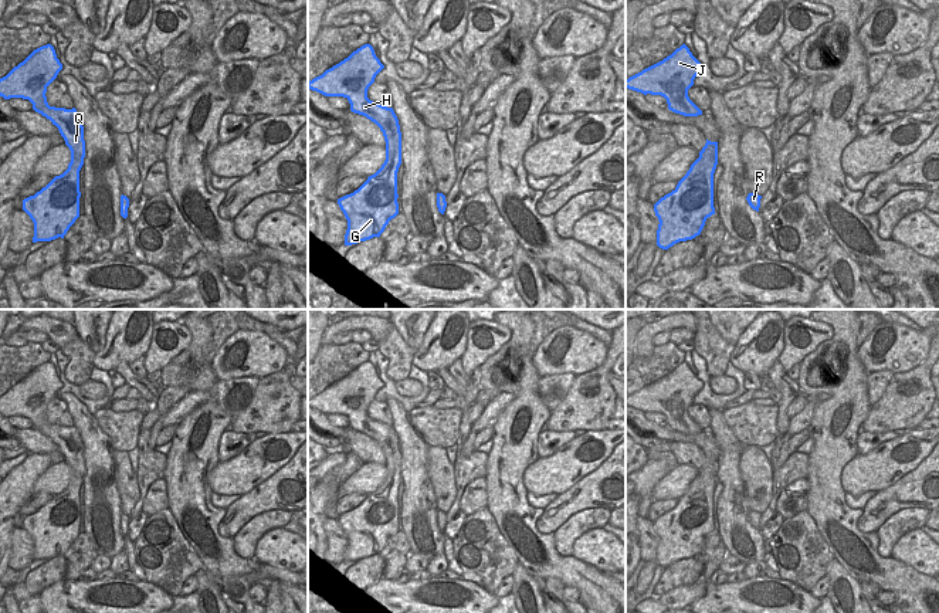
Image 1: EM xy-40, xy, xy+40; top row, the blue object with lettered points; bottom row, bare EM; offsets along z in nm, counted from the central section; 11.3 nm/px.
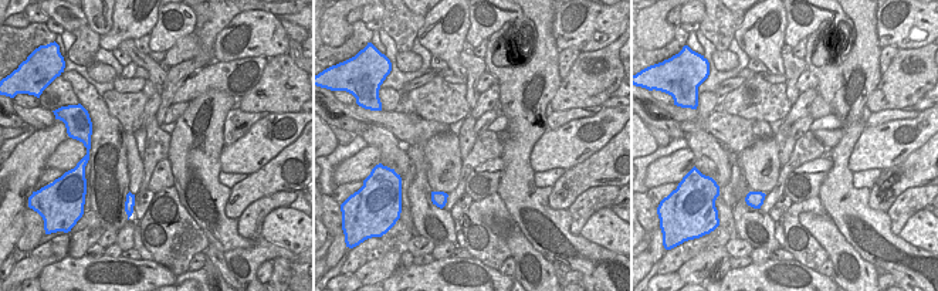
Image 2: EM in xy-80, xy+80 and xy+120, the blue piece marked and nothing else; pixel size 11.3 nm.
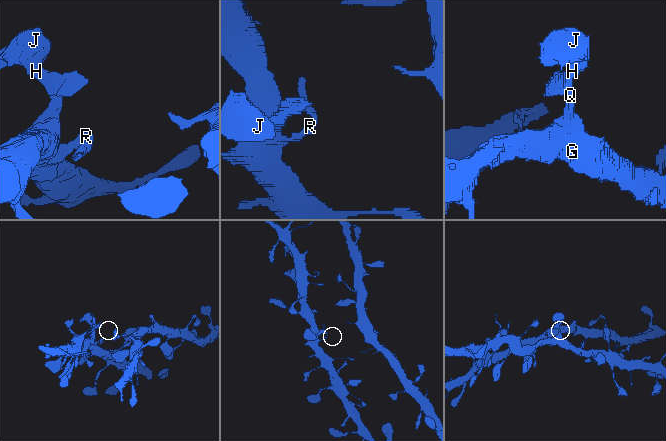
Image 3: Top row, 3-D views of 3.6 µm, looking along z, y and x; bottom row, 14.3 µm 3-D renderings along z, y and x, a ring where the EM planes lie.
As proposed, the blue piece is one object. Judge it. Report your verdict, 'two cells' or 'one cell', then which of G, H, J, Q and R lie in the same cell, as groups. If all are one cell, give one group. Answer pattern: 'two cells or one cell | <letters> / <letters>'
one cell | G H J Q R

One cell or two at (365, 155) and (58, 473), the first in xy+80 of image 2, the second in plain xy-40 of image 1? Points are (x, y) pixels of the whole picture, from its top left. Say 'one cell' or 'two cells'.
one cell

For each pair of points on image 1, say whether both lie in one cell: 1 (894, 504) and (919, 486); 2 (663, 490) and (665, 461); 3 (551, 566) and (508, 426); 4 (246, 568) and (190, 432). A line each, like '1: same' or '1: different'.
1: same
2: different
3: same
4: same

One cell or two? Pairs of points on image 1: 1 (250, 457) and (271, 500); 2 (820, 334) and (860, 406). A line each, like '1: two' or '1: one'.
1: two
2: two

